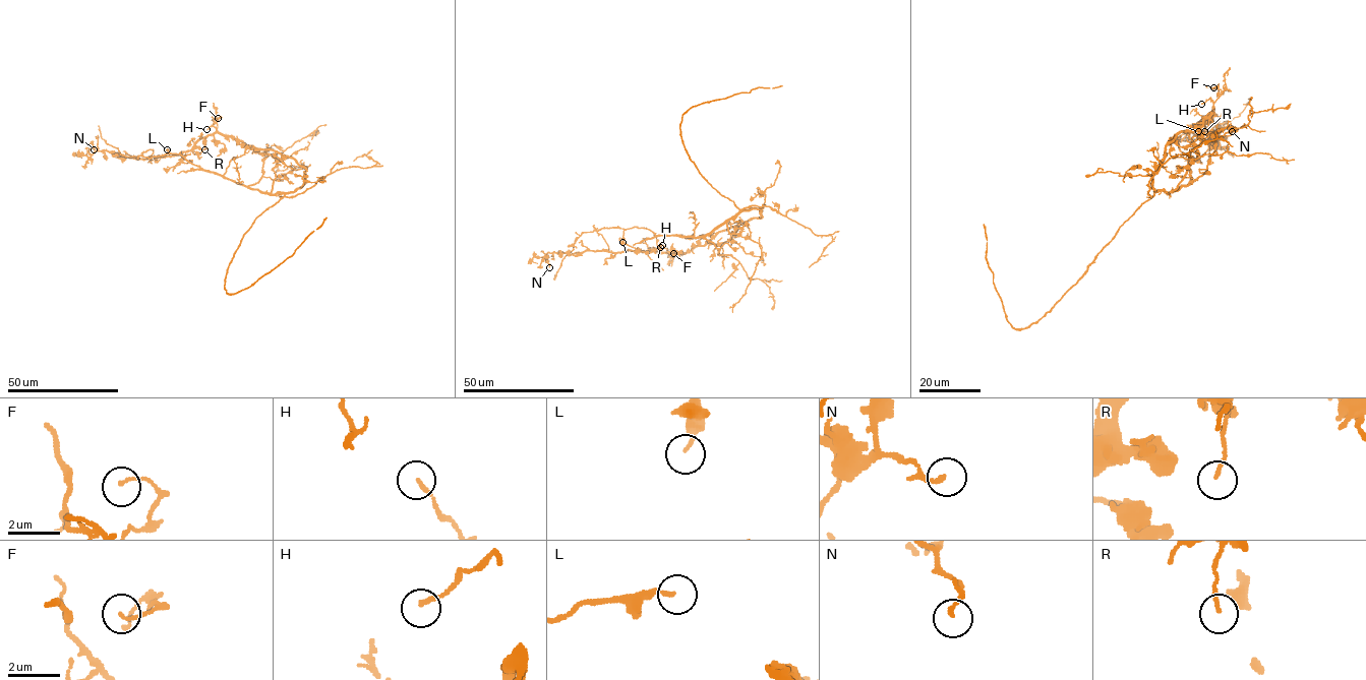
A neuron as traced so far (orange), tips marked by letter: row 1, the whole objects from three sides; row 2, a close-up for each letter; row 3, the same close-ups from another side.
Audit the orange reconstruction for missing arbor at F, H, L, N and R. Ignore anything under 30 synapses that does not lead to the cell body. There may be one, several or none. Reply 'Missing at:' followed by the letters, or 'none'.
Missing at: none

